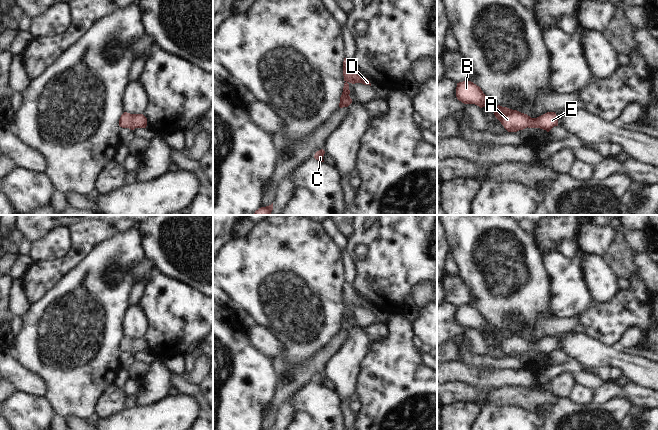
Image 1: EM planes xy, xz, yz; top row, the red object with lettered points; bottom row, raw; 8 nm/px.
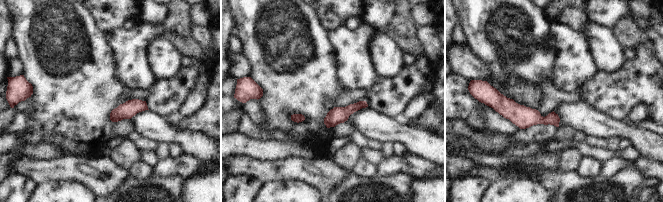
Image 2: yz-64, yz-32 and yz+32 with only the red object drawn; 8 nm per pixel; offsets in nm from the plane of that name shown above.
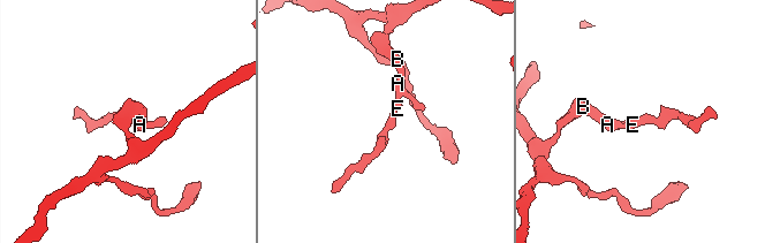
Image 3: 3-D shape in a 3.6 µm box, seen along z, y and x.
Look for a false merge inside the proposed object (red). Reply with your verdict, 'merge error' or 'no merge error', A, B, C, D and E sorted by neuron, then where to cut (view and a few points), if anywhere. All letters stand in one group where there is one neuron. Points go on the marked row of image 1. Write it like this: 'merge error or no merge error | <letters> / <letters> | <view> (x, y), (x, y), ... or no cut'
no merge error | A B C D E | no cut

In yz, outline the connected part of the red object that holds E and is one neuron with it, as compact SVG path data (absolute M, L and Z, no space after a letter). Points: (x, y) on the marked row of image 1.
M498 105L494 109L494 115L508 132L517 132L527 127L540 128L549 132L554 126L558 126L555 112L547 112L537 118L531 118L517 110Z

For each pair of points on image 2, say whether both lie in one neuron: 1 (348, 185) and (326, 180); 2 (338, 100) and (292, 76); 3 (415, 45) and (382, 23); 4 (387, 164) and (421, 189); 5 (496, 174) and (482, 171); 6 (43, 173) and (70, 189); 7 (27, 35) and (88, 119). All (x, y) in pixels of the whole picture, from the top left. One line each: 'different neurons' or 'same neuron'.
1: different neurons
2: different neurons
3: different neurons
4: different neurons
5: same neuron
6: different neurons
7: same neuron

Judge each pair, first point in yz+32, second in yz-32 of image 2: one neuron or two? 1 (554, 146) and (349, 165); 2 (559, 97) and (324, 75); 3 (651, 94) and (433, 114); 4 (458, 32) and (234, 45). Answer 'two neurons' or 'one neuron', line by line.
1: two neurons
2: two neurons
3: two neurons
4: one neuron

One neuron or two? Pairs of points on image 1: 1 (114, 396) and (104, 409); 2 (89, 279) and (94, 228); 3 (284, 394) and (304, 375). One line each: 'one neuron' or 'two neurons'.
1: one neuron
2: two neurons
3: one neuron

